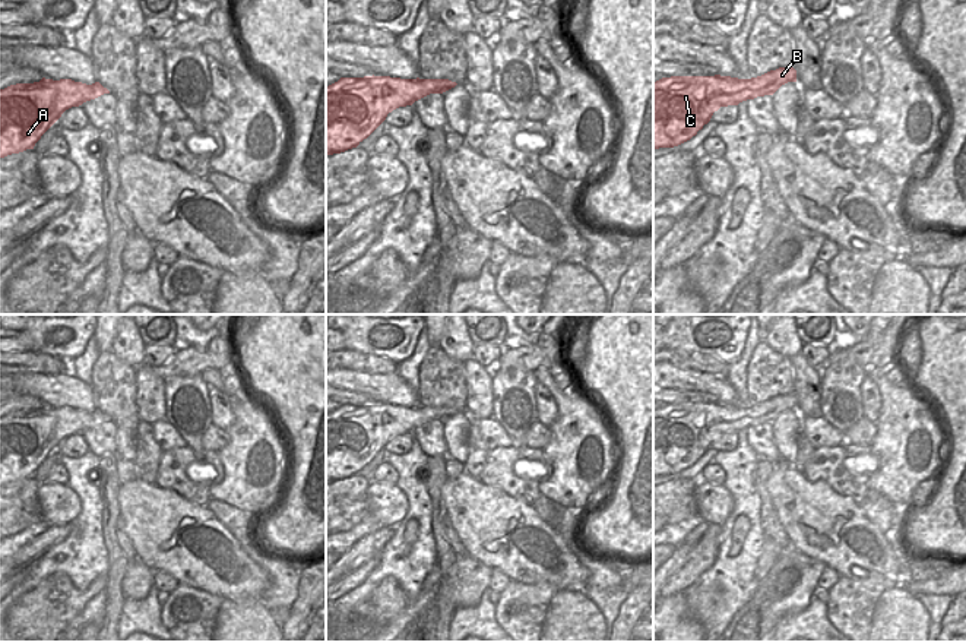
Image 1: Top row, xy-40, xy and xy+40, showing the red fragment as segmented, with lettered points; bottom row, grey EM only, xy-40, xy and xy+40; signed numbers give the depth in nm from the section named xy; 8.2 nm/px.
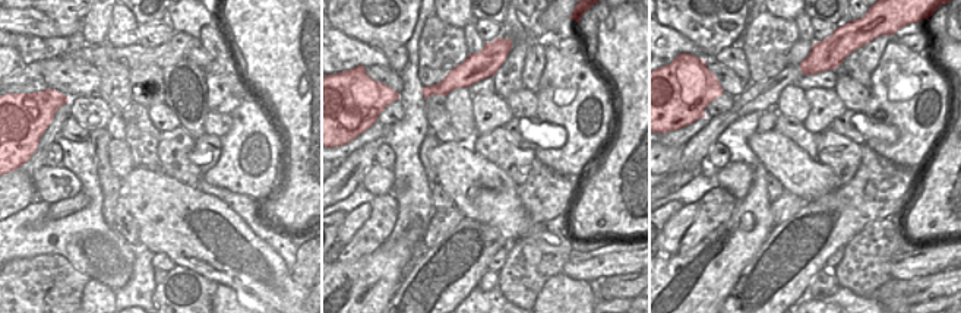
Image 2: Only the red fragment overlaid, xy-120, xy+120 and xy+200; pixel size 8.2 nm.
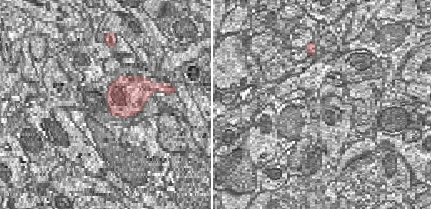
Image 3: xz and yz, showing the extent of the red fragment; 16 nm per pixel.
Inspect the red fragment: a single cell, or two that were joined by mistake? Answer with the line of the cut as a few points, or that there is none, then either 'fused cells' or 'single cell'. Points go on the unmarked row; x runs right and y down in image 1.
cut none; single cell

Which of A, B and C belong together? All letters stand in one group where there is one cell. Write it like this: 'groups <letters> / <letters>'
groups A B C

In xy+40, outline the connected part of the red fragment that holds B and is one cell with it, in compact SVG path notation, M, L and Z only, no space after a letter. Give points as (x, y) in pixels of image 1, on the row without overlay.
M792 393L779 395L751 407L720 402L662 405L653 409L653 477L678 474L696 464L720 434L773 423L788 409L796 409L796 398Z

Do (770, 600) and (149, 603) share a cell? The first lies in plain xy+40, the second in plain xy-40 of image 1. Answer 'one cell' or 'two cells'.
two cells

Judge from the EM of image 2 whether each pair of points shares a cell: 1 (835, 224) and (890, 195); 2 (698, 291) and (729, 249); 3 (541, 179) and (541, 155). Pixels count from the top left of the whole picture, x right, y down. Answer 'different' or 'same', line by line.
1: same
2: same
3: different

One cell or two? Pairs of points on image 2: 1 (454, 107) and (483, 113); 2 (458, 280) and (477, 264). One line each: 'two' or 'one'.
1: two
2: one

